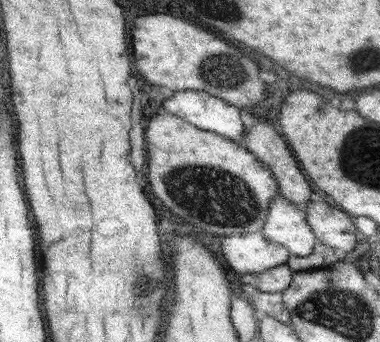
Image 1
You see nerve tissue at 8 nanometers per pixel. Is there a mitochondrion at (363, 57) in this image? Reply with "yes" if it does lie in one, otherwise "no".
yes

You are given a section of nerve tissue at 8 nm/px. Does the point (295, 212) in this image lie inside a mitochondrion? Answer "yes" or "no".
no

